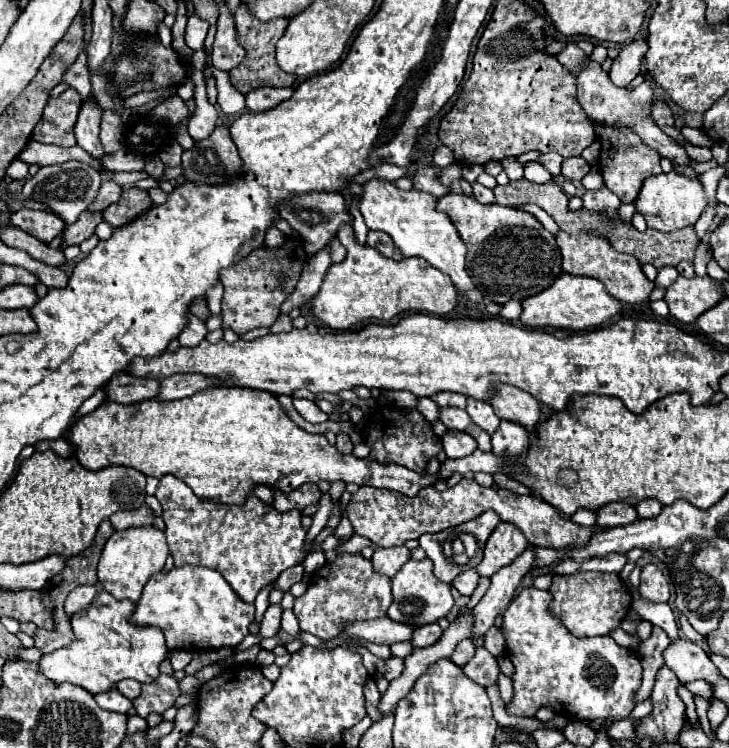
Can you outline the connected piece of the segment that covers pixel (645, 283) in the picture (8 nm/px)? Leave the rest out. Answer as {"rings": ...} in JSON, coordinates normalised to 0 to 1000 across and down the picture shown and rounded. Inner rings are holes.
{"rings":[[[768,309],[763,314],[763,325],[771,338],[771,362],[782,368],[809,368],[829,378],[831,389],[845,397],[853,405],[881,405],[889,400],[892,389],[897,386],[894,376],[886,373],[886,368],[878,360],[878,352],[870,341],[856,341],[842,336],[837,322],[831,322],[829,314],[820,314],[815,309],[807,309],[801,314],[779,314],[776,309]]]}

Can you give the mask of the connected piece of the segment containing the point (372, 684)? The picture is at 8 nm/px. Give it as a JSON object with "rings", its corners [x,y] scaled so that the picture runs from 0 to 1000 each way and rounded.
{"rings":[[[510,905],[502,908],[502,916],[499,916],[499,932],[502,932],[502,951],[505,956],[510,959],[510,964],[519,964],[521,953],[519,953],[519,937],[521,937],[521,924],[516,918],[516,910]]]}

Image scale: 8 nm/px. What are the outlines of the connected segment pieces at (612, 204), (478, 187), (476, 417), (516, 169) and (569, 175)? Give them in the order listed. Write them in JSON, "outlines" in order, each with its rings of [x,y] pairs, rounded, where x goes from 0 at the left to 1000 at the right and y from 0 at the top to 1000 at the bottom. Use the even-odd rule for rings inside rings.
{"outlines":[[[[823,250],[823,253],[815,253],[815,255],[804,255],[804,261],[798,263],[798,277],[801,279],[809,279],[809,282],[849,279],[852,273],[850,266],[834,250]]],[[[650,242],[650,245],[647,245],[647,253],[650,253],[650,263],[653,263],[658,271],[675,271],[675,269],[678,269],[678,258],[675,258],[675,253],[664,250],[661,245]]],[[[642,531],[642,544],[639,544],[642,555],[647,557],[647,563],[661,571],[667,579],[678,579],[686,568],[686,557],[678,552],[675,541],[667,539],[667,536],[656,536],[650,531]]],[[[694,211],[686,219],[700,242],[708,242],[719,235],[717,223],[709,217],[708,211]]],[[[779,210],[771,218],[771,234],[779,242],[796,242],[807,229],[809,229],[809,221],[804,218],[801,210]]]]}

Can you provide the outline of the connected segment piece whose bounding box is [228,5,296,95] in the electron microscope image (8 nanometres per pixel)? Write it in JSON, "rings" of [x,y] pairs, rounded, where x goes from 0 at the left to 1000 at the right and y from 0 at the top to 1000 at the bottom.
{"rings":[[[335,7],[326,9],[326,17],[329,20],[324,25],[324,44],[326,44],[326,57],[337,66],[337,76],[326,90],[321,90],[313,98],[316,111],[335,127],[348,116],[398,116],[406,103],[398,98],[387,98],[387,92],[379,87],[379,79],[376,79],[376,60],[390,47],[395,25],[376,25],[370,31],[357,31],[354,25],[340,20]]]}

